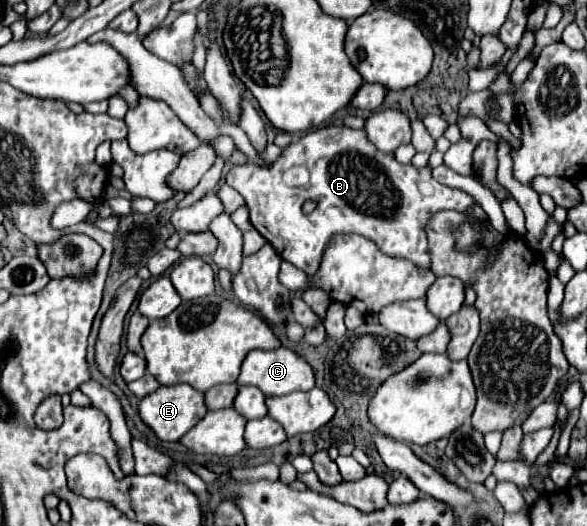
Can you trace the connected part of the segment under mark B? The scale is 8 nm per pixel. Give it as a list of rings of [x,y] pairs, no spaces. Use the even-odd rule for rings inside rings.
[[[327,125],[305,133],[285,147],[283,155],[267,169],[253,163],[233,165],[225,181],[247,201],[253,227],[285,261],[307,275],[319,269],[323,251],[335,235],[363,235],[375,241],[387,255],[429,267],[425,223],[431,213],[439,209],[465,213],[477,205],[465,191],[443,187],[443,183],[435,181],[429,167],[415,169],[413,165],[401,165],[395,161],[393,153],[379,151],[363,129],[345,125]],[[295,165],[309,169],[309,181],[301,187],[285,185],[283,181],[283,173]],[[305,199],[317,203],[313,215],[301,211]]]

